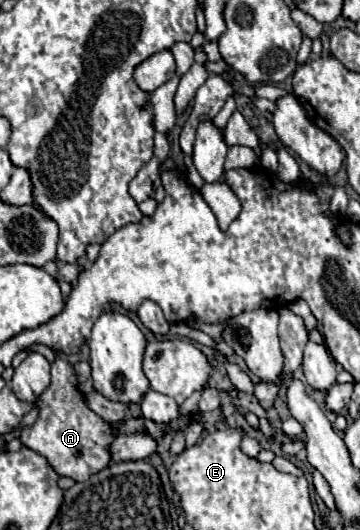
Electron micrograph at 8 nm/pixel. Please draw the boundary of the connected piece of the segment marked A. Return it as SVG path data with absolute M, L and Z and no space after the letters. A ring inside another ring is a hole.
M56 359L52 363L52 383L36 403L40 405L40 417L32 427L22 431L20 441L24 447L46 457L60 477L70 477L74 481L86 481L86 477L108 467L108 445L114 437L110 437L110 429L102 425L104 419L88 409L84 395L78 389L78 379L72 365L64 359Z

